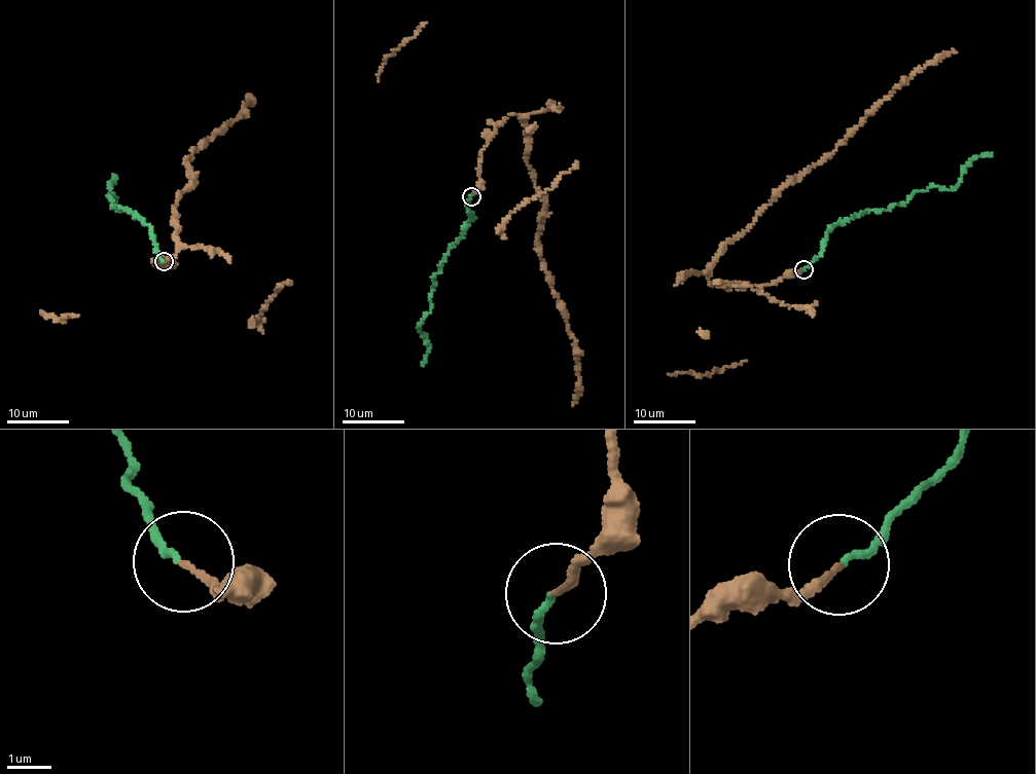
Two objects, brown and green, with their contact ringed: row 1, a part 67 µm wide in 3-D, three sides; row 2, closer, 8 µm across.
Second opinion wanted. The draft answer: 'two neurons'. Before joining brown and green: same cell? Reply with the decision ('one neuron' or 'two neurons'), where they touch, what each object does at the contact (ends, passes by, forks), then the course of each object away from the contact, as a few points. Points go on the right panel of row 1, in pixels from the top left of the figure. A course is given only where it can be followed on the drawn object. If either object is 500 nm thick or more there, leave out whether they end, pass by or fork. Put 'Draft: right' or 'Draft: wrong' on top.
Draft: right
two neurons | (804, 269) | brown ends | green ends | brown via (804, 268), (770, 285), (708, 280), (718, 252), (782, 187), (845, 142), (904, 79), (956, 51) | green via (804, 268), (822, 252), (831, 228), (865, 212), (898, 206), (918, 190), (954, 188), (970, 161), (993, 153)

